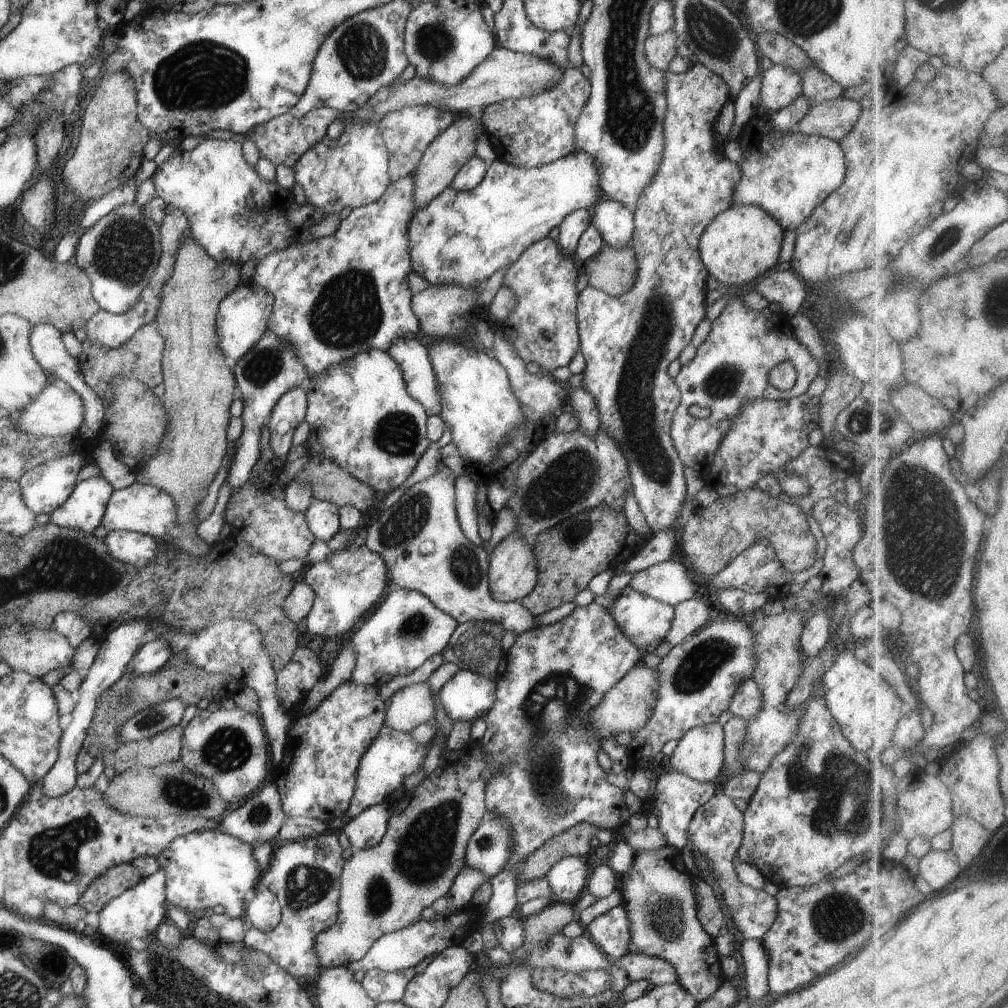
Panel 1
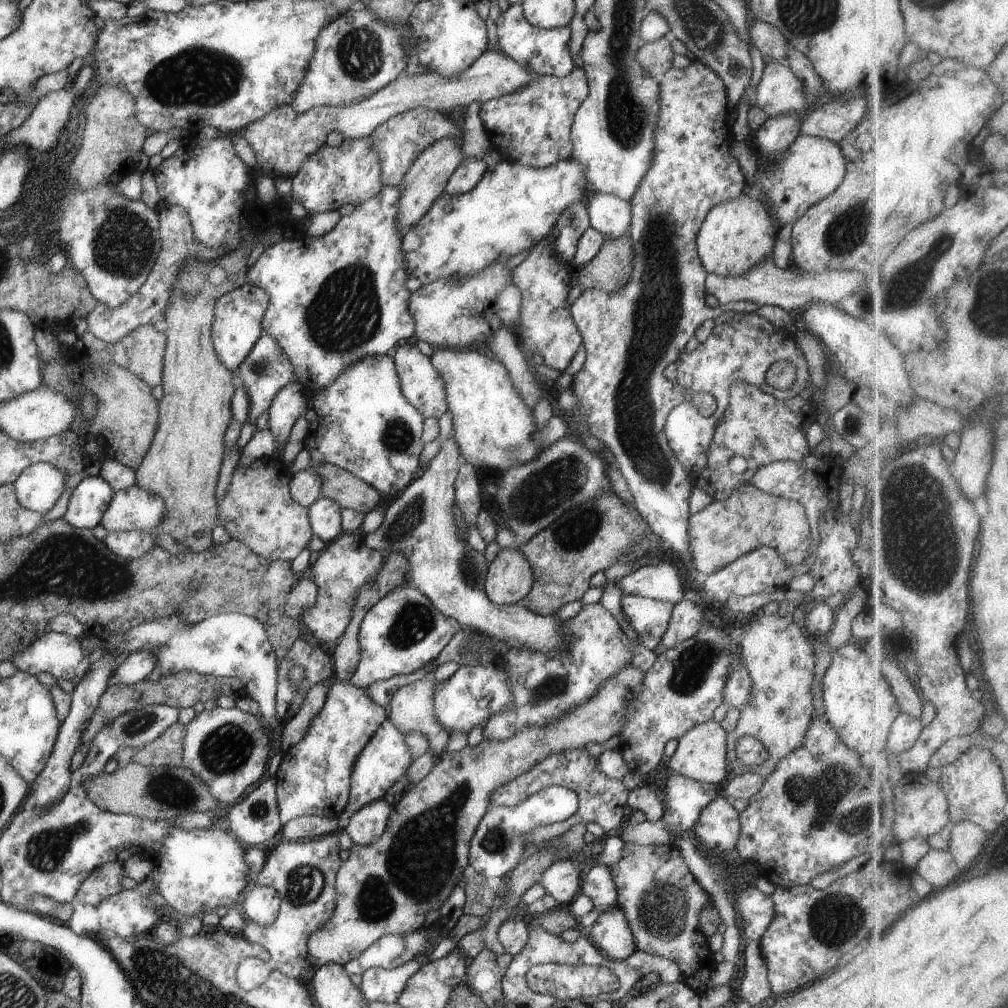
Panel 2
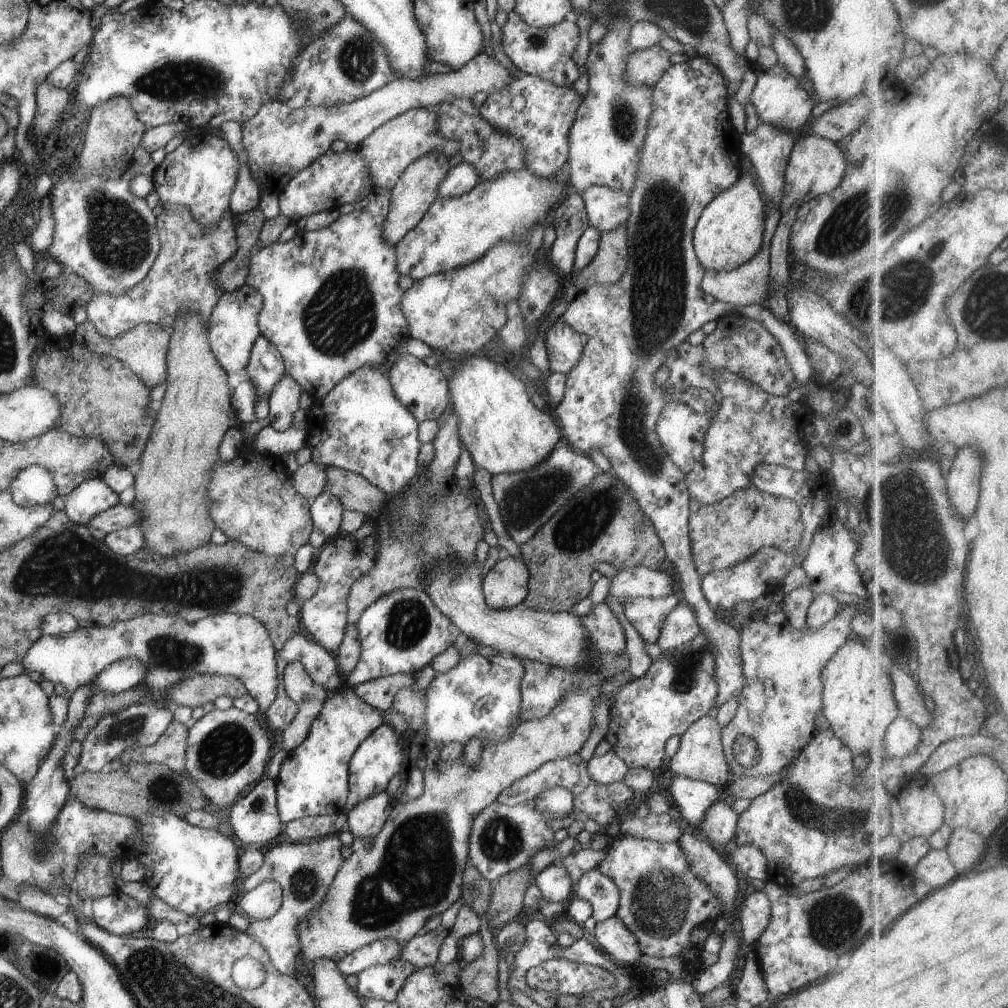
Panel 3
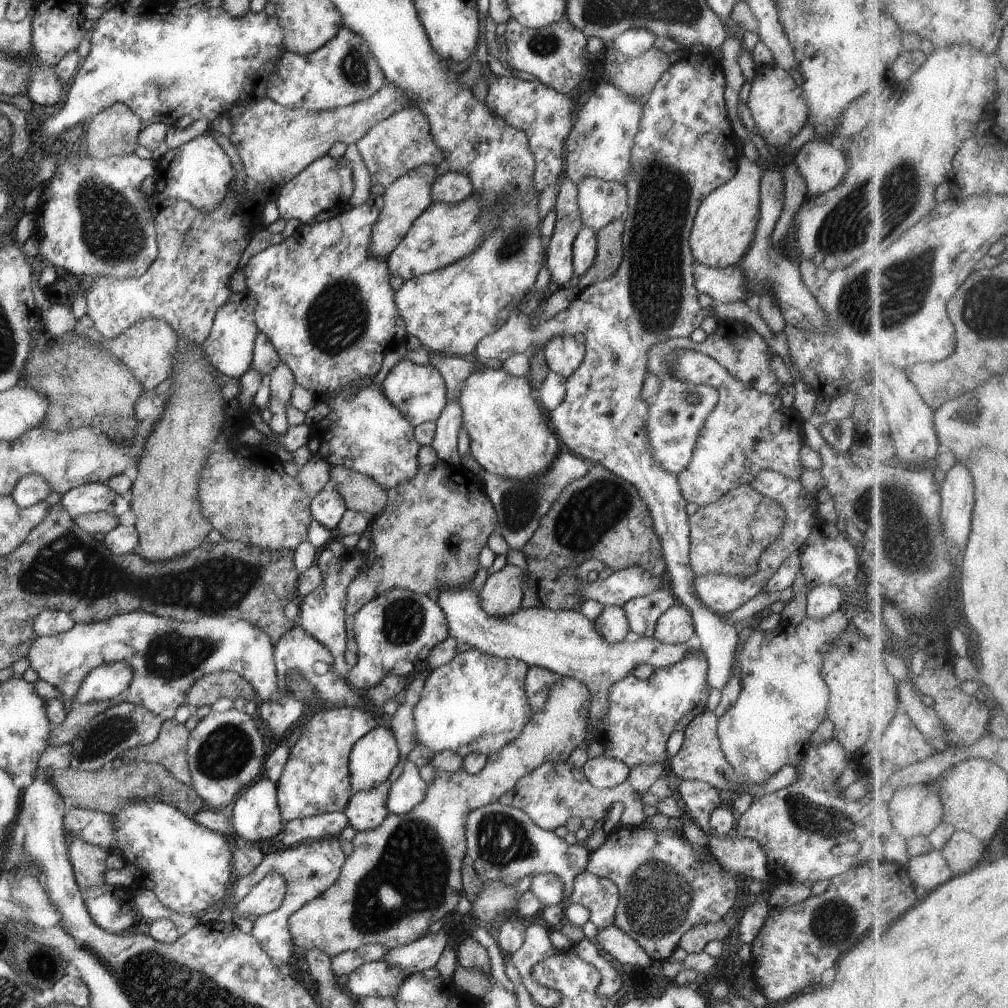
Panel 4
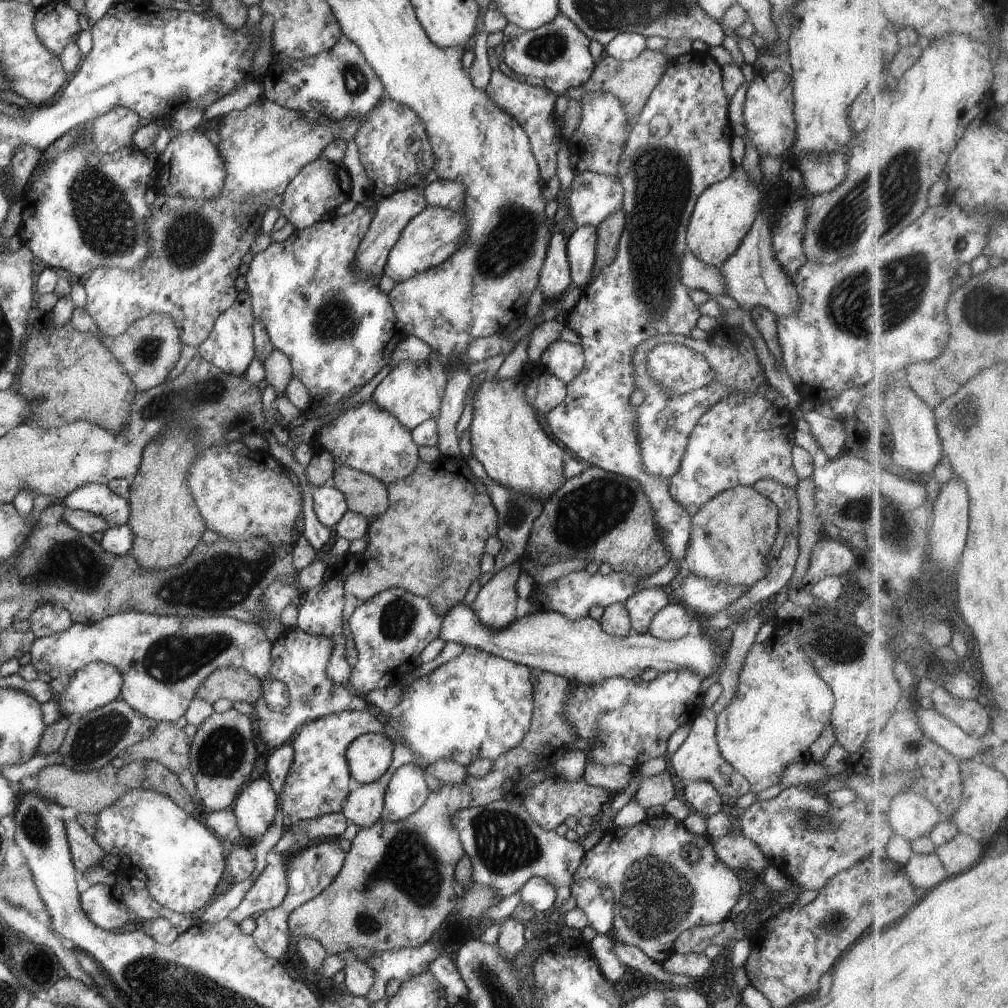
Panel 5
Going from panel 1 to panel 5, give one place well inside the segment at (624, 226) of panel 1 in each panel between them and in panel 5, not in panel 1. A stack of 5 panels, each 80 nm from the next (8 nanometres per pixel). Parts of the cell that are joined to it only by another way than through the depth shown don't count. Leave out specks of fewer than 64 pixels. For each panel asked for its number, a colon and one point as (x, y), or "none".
2: (609, 215)
3: (606, 209)
4: (600, 202)
5: (593, 197)

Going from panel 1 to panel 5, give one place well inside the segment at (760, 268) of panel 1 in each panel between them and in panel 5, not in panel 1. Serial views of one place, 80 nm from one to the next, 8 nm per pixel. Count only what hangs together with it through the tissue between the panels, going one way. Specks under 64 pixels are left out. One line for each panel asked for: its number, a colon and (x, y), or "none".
2: (736, 235)
3: (729, 232)
4: (725, 223)
5: (723, 214)

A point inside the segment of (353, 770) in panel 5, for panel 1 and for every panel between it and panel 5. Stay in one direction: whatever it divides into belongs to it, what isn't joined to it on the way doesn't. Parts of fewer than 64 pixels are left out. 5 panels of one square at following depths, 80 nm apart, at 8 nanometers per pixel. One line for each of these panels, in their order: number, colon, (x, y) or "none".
1: (393, 755)
2: (386, 758)
3: (381, 756)
4: (371, 760)

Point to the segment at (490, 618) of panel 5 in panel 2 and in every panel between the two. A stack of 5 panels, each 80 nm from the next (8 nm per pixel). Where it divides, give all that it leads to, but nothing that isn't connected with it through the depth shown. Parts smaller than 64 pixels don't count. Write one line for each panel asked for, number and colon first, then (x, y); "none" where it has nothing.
2: (509, 579)
3: (506, 586)
4: (502, 594)

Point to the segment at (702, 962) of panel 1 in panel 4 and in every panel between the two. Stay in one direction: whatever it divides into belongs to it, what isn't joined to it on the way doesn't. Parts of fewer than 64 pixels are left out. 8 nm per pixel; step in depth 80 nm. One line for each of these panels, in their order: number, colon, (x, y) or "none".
2: (661, 900)
3: (661, 901)
4: (666, 886)

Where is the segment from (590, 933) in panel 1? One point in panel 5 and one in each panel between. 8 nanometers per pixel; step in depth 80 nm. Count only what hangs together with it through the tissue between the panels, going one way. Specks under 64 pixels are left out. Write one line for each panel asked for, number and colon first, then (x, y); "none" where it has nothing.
2: (611, 934)
3: (612, 936)
4: (613, 940)
5: (630, 955)

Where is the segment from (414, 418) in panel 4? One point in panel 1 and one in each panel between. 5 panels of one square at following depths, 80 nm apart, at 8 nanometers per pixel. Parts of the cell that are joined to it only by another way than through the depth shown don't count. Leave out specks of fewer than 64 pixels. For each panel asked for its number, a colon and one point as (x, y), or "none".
1: (410, 353)
2: (421, 384)
3: (423, 389)

